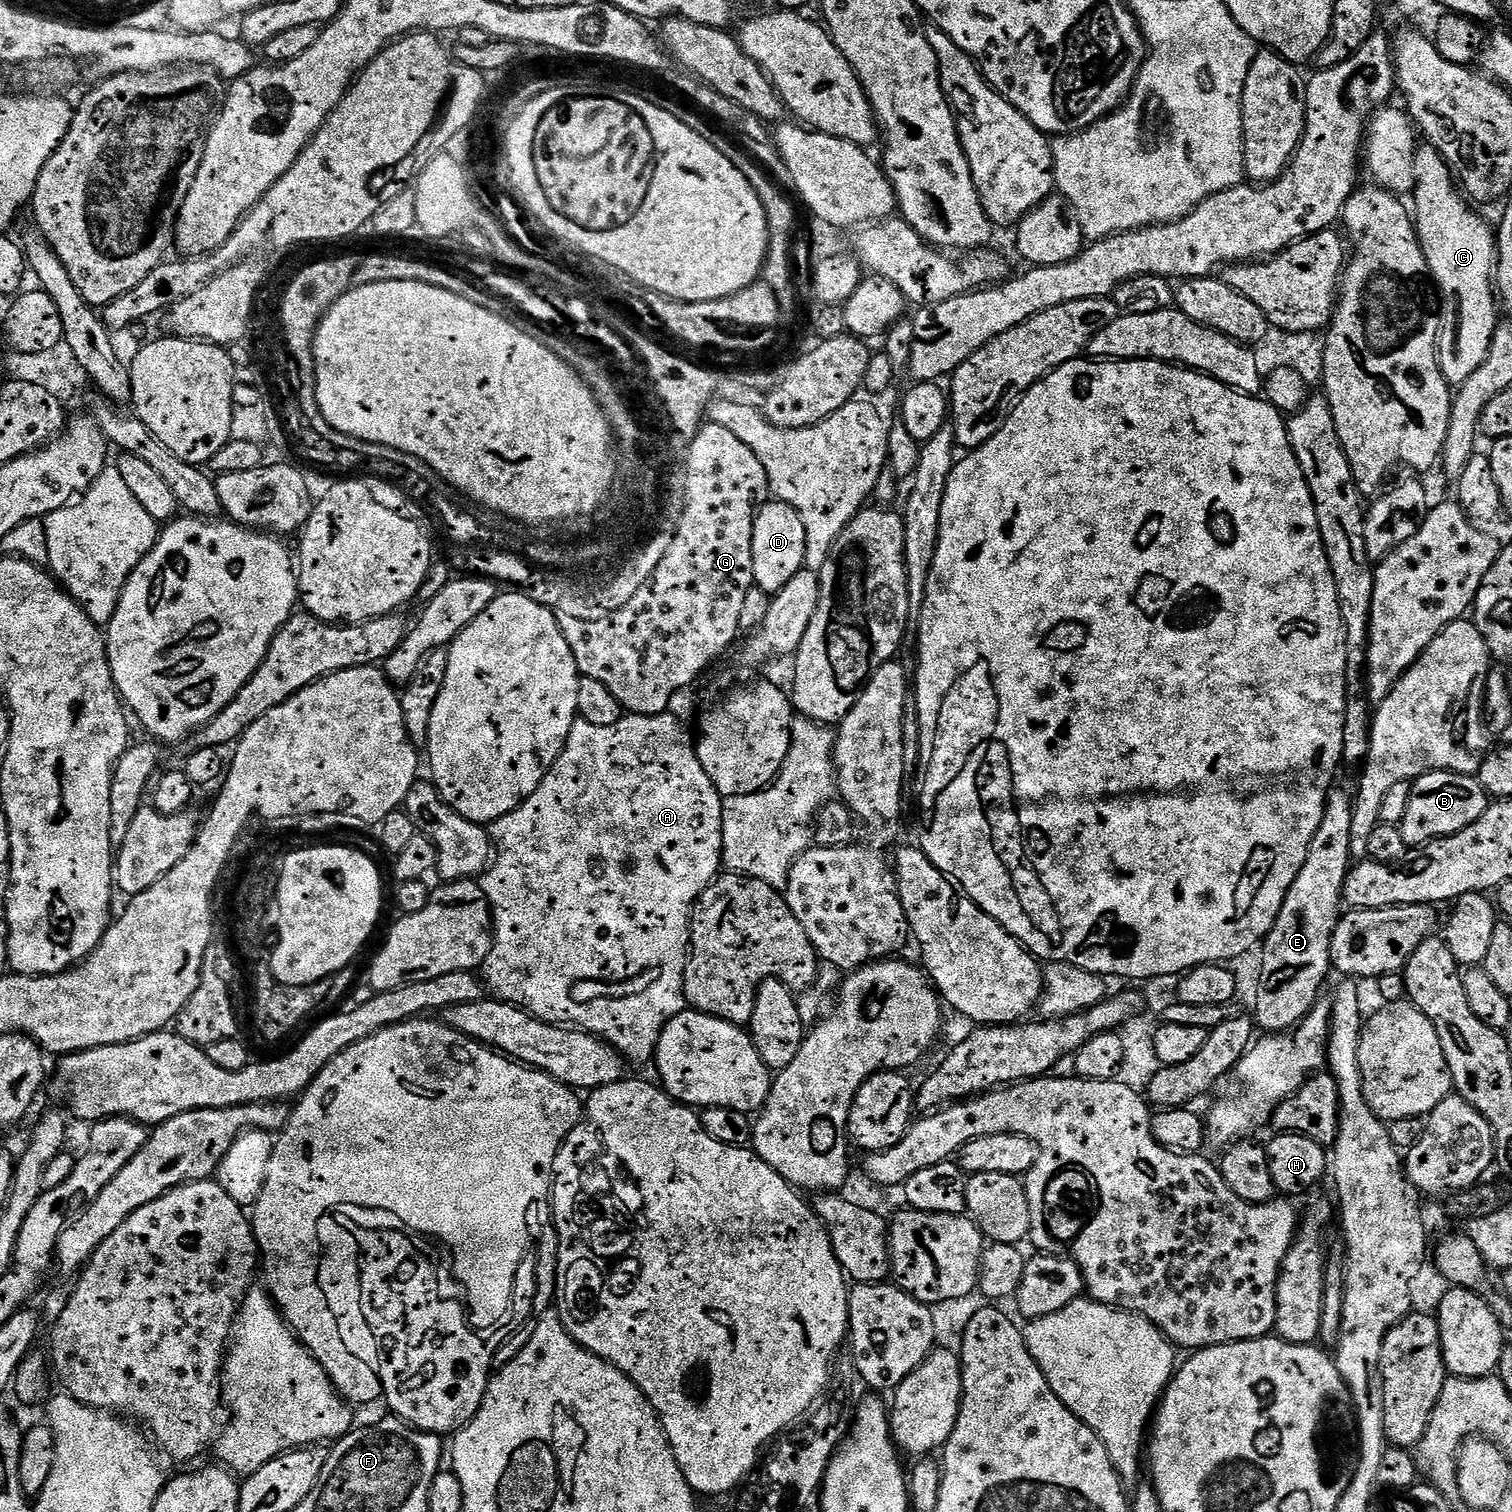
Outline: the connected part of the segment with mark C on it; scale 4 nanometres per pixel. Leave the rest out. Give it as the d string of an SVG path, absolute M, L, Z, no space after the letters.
M1420 146L1416 150L1415 196L1416 234L1442 297L1444 327L1440 330L1438 349L1440 369L1449 385L1459 386L1482 366L1496 333L1498 296L1494 291L1494 228L1471 208L1473 205L1462 195L1454 179L1453 169L1431 146Z

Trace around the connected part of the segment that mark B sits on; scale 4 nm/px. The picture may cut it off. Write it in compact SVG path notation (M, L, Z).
M1428 772L1412 784L1410 803L1406 805L1406 814L1398 826L1409 846L1428 844L1441 836L1452 836L1482 818L1489 803L1488 791L1475 776L1457 772Z

